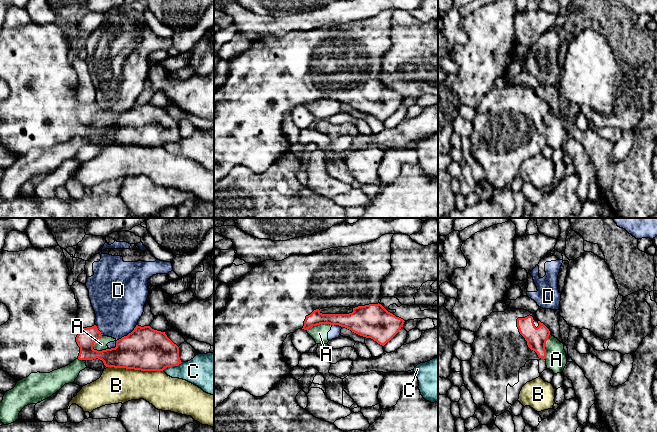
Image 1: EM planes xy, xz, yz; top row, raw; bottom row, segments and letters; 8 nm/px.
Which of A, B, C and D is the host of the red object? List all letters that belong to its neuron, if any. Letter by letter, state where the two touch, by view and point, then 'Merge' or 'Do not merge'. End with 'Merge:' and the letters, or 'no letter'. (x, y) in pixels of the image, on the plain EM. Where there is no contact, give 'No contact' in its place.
A: Touches red at xy (94, 118). Do not merge
B: Touches red at xy (135, 145). Do not merge
C: Touches red at xy (172, 141). Do not merge
D: Touches red at xy (122, 113). Do not merge
Merge: no letter

